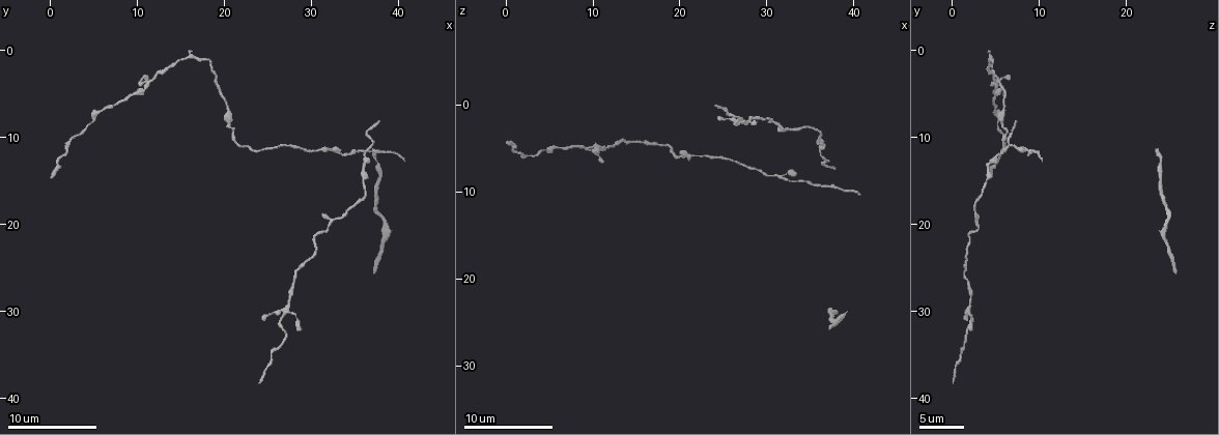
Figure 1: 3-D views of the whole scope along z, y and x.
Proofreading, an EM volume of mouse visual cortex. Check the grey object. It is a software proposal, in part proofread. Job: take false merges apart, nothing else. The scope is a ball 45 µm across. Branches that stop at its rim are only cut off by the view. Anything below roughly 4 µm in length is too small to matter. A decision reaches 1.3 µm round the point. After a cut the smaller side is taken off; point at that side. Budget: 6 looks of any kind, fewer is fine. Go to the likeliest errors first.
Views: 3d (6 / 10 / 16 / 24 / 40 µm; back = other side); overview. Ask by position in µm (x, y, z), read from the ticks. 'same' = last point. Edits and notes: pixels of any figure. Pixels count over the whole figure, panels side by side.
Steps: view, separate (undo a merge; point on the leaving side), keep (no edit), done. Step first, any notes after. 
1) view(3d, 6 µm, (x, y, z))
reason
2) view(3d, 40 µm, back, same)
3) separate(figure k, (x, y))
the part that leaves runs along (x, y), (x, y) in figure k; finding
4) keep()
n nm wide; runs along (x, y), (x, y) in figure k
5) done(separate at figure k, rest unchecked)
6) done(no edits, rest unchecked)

view(3d, 6 µm, (26.8, 31.0, 2.2))

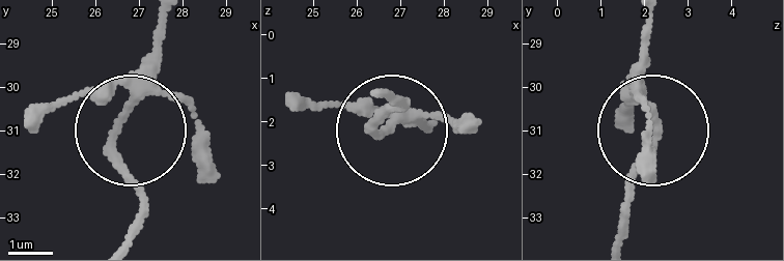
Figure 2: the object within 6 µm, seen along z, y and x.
keep()
one cell here

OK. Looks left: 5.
view(3d, 16 µm, (29.8, 11.4, 8.0))

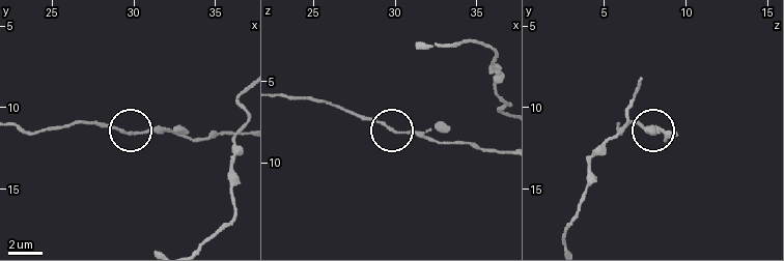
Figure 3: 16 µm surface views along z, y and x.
keep()
side arm 48 µm; continuous, no second cell

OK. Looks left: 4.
view(3d, 16 µm, (19.8, 5.0, 6.2))
thick turns thin

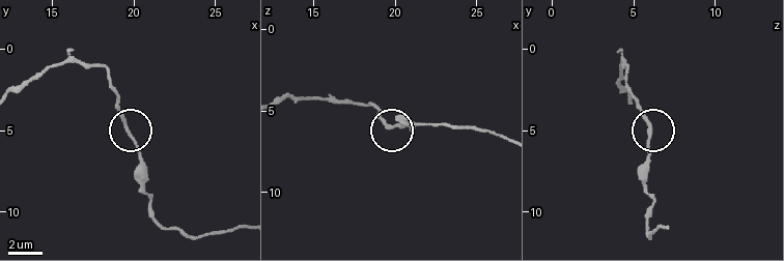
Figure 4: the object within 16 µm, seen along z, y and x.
keep()
runs along (505, 139), (459, 125), (389, 126), (372, 106) in figure 4; one cell here

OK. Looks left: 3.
done(no edits, rest unchecked)

